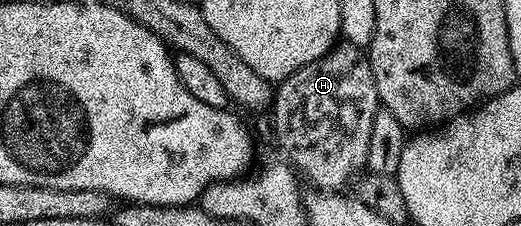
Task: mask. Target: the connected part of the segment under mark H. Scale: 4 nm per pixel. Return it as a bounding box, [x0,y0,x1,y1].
[270,41,382,193]

